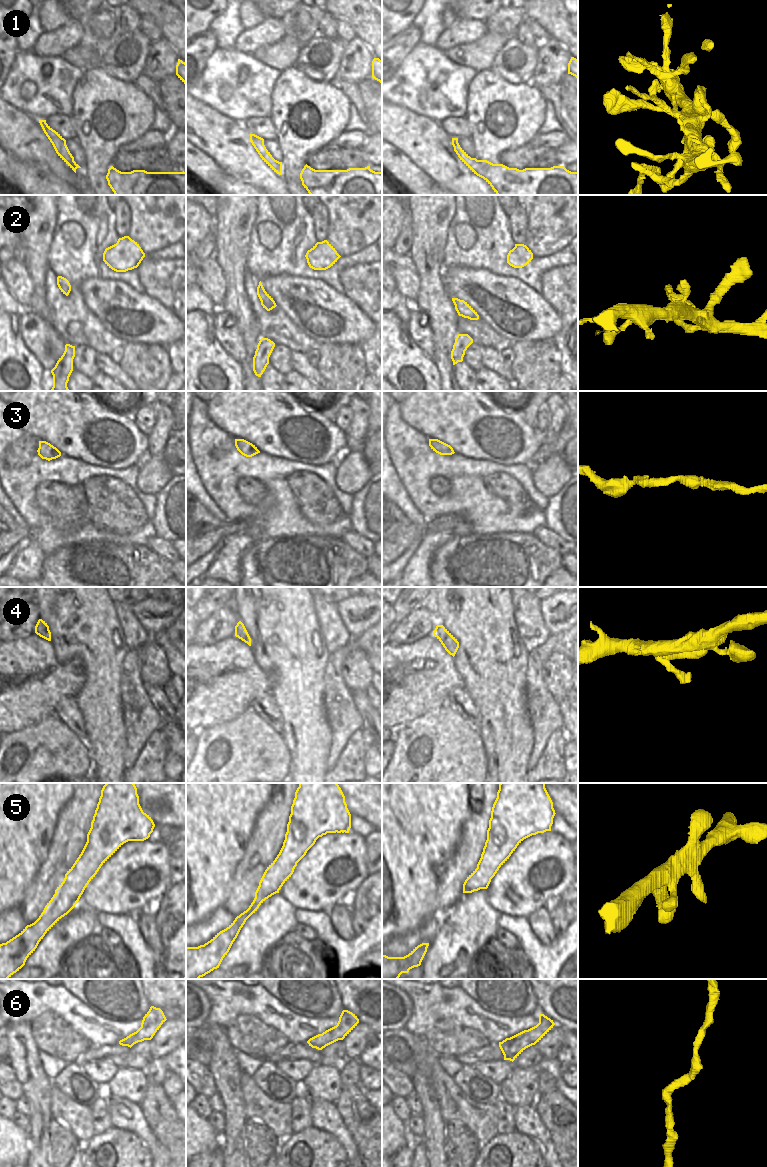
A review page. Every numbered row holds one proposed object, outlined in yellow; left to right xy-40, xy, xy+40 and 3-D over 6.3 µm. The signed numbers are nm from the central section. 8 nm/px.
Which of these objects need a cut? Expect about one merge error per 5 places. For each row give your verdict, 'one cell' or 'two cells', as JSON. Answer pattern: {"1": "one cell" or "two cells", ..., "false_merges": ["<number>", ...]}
{"1": "one cell", "2": "two cells", "3": "one cell", "4": "one cell", "5": "one cell", "6": "one cell", "false_merges": ["2"]}

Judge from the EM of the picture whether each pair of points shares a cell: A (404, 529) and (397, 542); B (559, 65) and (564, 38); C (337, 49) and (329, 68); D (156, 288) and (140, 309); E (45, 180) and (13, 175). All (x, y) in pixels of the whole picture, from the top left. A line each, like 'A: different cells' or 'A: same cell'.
A: same cell
B: different cells
C: same cell
D: different cells
E: same cell

